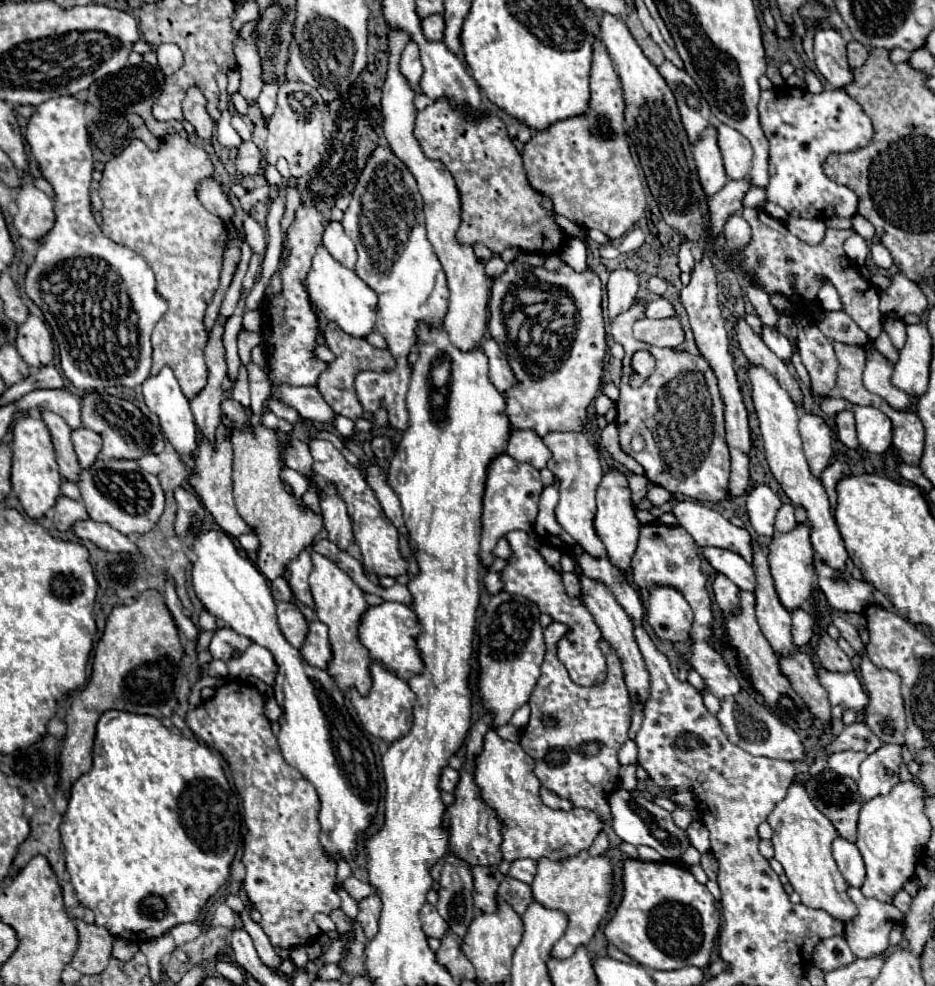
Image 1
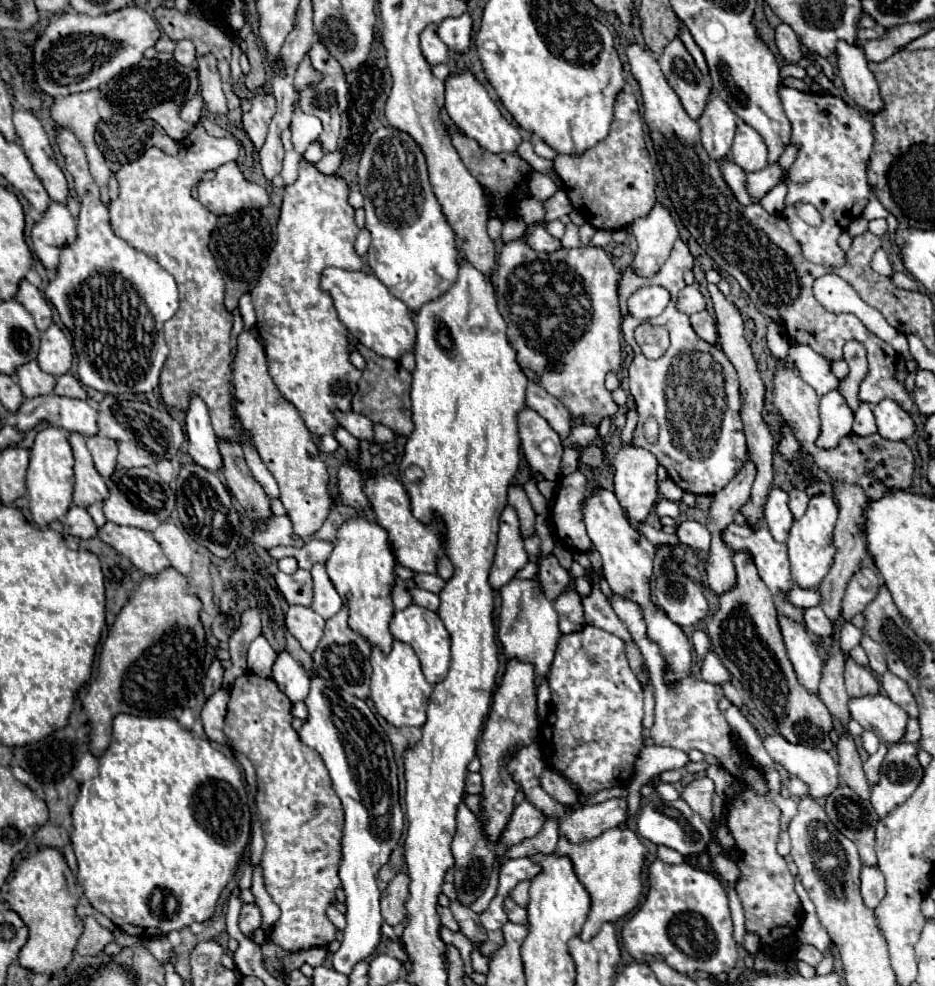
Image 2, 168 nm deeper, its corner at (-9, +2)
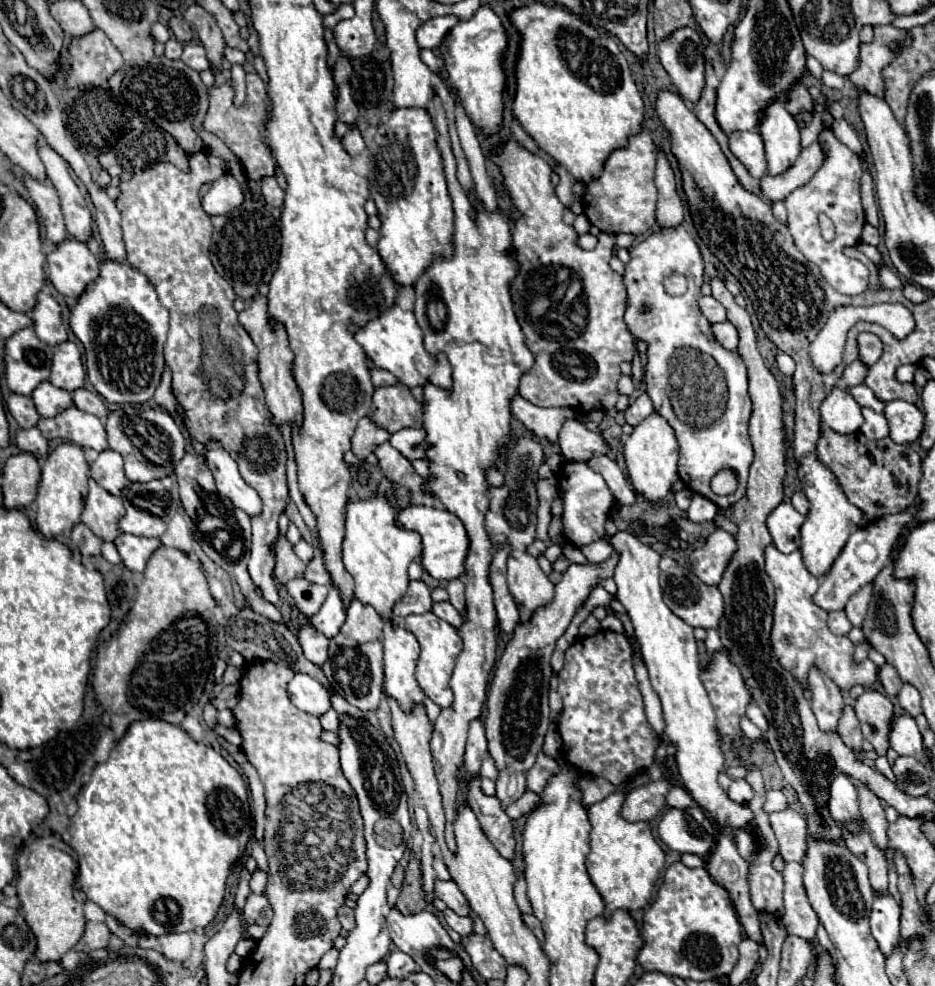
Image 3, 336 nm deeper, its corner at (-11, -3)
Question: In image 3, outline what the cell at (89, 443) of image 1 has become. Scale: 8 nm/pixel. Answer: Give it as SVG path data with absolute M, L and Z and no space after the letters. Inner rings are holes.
M104 450L98 454L96 462L90 464L90 474L92 478L110 494L120 496L122 494L122 486L126 486L126 476L124 476L124 468L122 468L122 456L114 450Z

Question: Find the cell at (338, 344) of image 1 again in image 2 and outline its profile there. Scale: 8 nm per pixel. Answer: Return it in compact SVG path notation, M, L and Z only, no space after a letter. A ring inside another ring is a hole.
M356 343L356 349L364 357L366 369L362 371L356 397L352 397L352 411L366 415L372 423L382 423L382 425L390 427L396 435L408 437L414 429L412 411L410 411L410 393L408 393L412 375L398 361L380 357L380 355L372 353L372 349L364 349L364 345L360 345L360 343Z

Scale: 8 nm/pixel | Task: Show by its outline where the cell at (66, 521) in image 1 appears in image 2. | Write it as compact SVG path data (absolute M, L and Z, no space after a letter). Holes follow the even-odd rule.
M72 505L64 517L64 533L80 537L80 539L88 539L88 537L96 537L96 531L98 529L92 517L88 515L88 511L80 509L78 505Z

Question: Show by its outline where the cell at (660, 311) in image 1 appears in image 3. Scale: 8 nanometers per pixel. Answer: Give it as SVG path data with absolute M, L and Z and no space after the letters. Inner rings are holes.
M702 296L700 298L700 310L702 314L714 324L714 322L726 322L726 308L712 296Z

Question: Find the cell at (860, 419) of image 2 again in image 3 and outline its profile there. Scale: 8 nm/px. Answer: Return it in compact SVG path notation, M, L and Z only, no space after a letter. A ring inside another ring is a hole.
M862 408L862 414L864 414L864 424L860 428L860 432L870 438L870 440L880 440L880 438L886 438L888 436L888 422L884 418L884 414L878 414L870 408Z

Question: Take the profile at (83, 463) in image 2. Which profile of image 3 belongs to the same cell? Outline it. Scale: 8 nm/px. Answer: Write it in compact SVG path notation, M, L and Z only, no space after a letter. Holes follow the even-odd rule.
M90 478L90 492L86 496L84 512L82 512L82 522L102 540L114 542L118 538L120 528L118 528L118 518L122 518L122 500L118 496L112 496L104 488L100 488L92 478Z

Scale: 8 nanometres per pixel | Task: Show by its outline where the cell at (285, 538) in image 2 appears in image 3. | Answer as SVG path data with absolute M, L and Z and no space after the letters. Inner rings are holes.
M300 540L300 542L294 546L294 552L296 552L296 556L298 556L304 564L308 564L308 562L314 558L314 548L312 548L310 544L306 544L304 540Z

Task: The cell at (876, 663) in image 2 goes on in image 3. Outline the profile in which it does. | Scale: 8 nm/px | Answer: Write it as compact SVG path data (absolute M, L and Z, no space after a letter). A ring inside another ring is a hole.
M886 664L886 666L882 666L882 668L880 668L880 678L882 678L882 686L884 686L886 694L888 694L890 698L898 696L898 690L902 688L902 684L904 684L904 682L900 680L898 672L896 672L890 664Z

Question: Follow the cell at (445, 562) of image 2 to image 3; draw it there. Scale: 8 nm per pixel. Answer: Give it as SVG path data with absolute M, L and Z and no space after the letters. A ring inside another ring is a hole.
M452 580L452 582L448 582L448 586L446 586L446 592L450 594L450 604L458 610L458 612L462 612L466 606L466 600L464 600L464 582L462 580Z

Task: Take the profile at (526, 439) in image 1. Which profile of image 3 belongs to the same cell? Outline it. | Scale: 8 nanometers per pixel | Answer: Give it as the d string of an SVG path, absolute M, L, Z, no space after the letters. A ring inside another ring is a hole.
M516 394L510 402L512 414L538 438L542 440L558 440L558 432L562 428L562 422L574 420L578 414L570 408L540 408L532 402L526 402L520 394Z

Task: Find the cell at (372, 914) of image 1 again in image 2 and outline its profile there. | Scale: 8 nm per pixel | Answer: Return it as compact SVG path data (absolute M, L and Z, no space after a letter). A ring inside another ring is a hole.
M398 873L388 887L382 891L380 905L382 905L382 917L388 925L398 927L406 921L406 909L404 903L408 899L408 875Z

